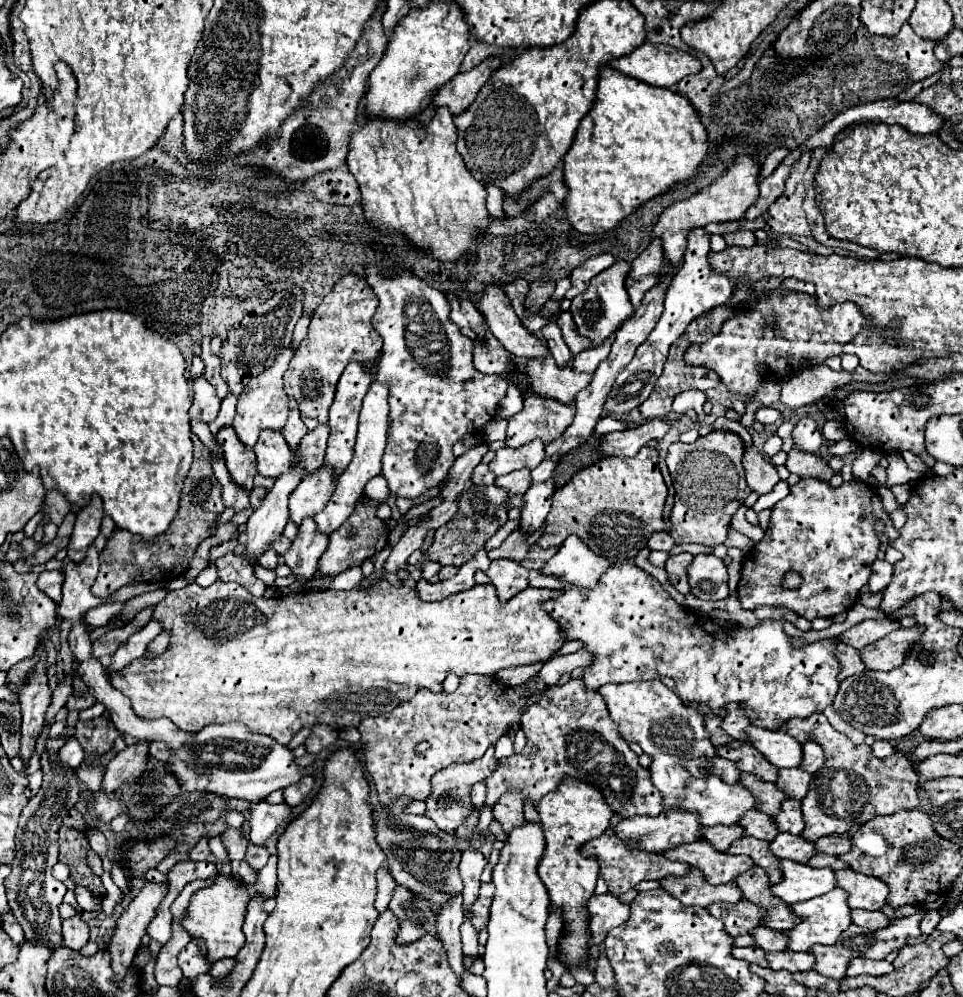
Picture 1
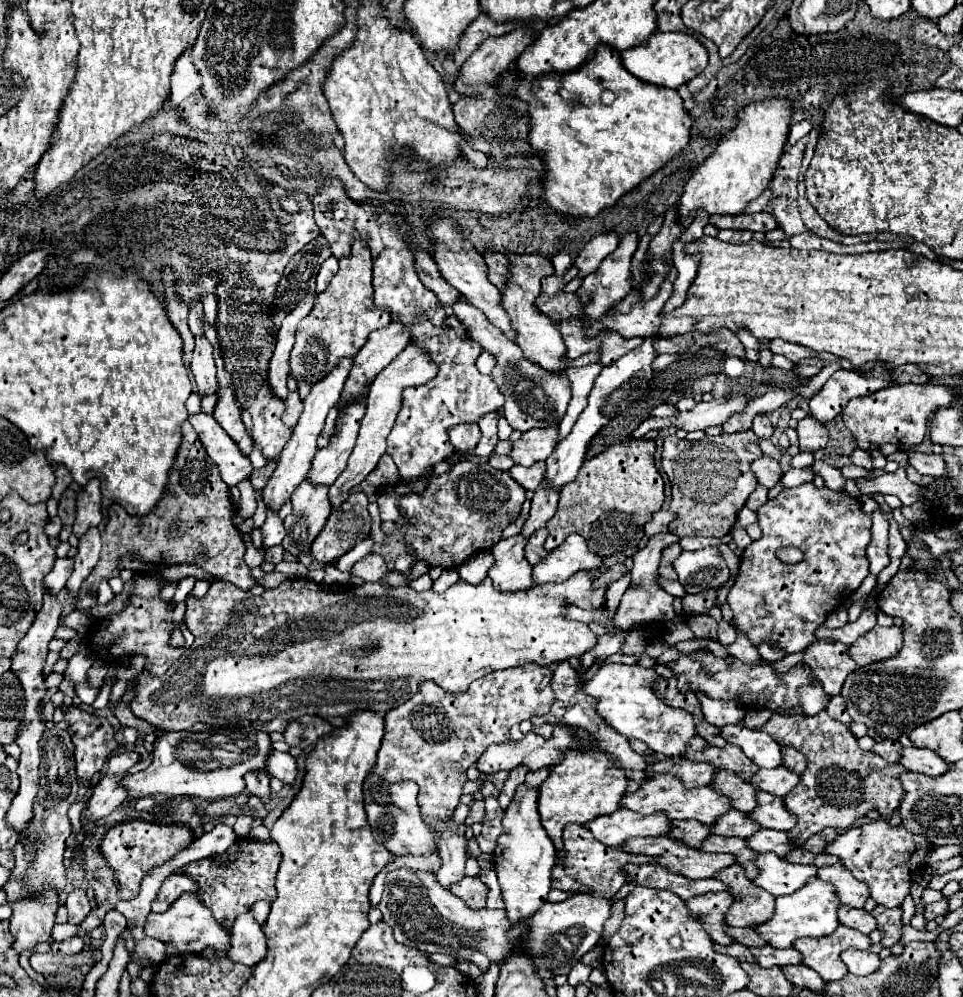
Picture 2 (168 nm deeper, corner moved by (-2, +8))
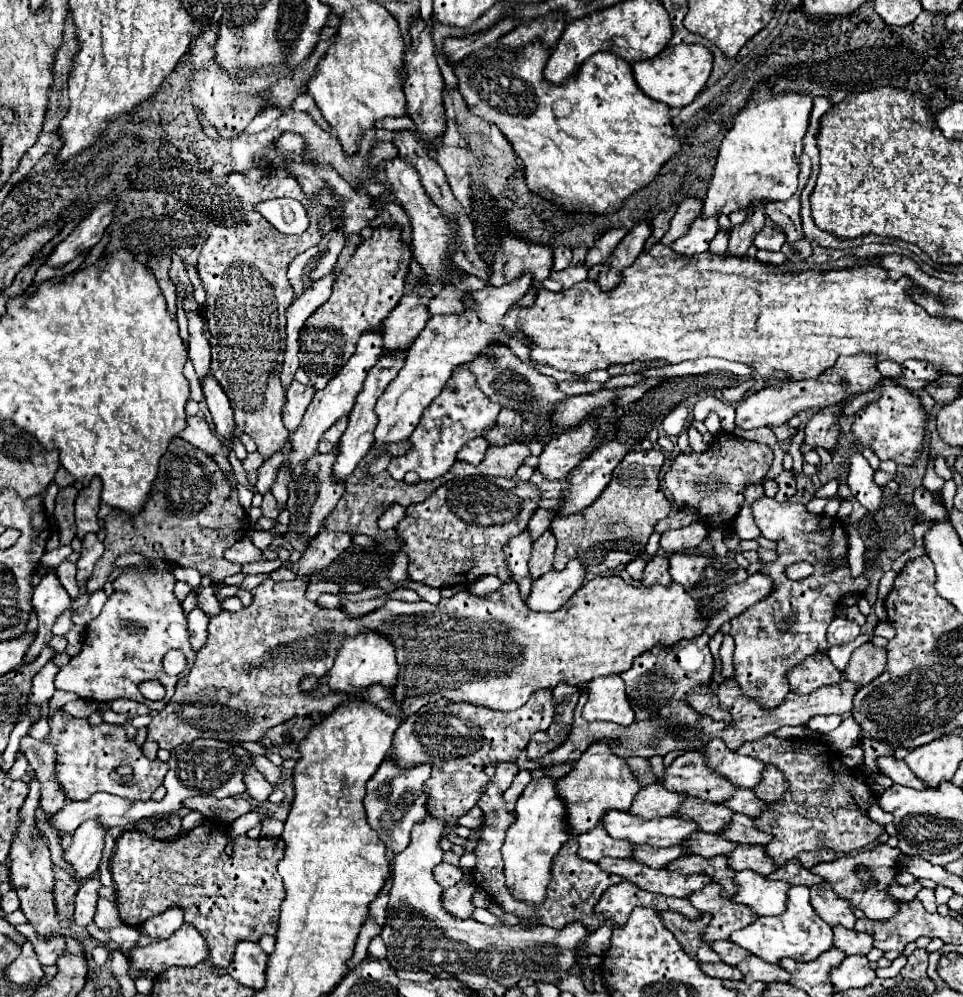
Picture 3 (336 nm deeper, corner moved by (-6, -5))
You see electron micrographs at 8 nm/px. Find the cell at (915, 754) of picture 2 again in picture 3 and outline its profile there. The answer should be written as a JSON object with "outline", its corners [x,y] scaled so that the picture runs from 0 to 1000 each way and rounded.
{"outline":[[[915,758],[915,760],[911,760],[911,766],[913,766],[913,772],[917,776],[921,776],[929,786],[938,786],[938,788],[944,788],[944,790],[950,790],[950,792],[963,790],[963,786],[952,782],[952,778],[942,770],[940,762],[931,762],[927,758],[923,758],[923,760]]]}

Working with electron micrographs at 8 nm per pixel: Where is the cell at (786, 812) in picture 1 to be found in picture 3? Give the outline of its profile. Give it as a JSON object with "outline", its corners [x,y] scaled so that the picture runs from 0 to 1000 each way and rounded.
{"outline":[[[763,816],[759,822],[759,828],[749,837],[759,845],[765,847],[799,847],[801,839],[796,839],[796,835],[788,835],[788,830],[784,830],[784,820],[780,818],[772,818],[772,816]]]}

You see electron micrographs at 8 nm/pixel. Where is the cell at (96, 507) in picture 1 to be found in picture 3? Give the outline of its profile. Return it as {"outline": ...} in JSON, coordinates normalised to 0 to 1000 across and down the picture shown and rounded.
{"outline":[[[97,479],[90,489],[86,489],[78,502],[78,520],[80,520],[80,540],[86,542],[92,534],[103,534],[101,514],[105,506],[105,481]]]}

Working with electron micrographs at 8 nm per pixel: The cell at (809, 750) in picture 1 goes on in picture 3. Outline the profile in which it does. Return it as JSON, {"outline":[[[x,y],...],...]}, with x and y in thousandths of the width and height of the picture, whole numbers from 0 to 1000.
{"outline":[[[796,768],[792,774],[792,782],[790,786],[784,790],[784,796],[790,802],[809,802],[809,798],[813,798],[813,794],[817,794],[817,780],[813,778],[813,774],[809,774],[809,770]]]}

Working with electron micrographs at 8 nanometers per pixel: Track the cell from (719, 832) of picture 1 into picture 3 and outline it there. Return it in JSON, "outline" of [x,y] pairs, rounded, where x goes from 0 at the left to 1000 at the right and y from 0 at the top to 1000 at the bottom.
{"outline":[[[703,847],[697,851],[657,851],[657,861],[676,869],[676,871],[691,871],[693,867],[697,867],[699,863],[703,863],[705,859],[713,859],[713,849],[711,847]]]}

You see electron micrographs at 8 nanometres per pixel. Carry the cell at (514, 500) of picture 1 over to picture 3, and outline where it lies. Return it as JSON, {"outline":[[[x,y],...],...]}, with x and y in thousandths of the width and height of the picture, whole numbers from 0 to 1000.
{"outline":[[[556,473],[553,477],[551,477],[551,483],[560,489],[560,495],[562,495],[562,499],[580,499],[583,497],[583,493],[589,489],[589,483],[587,481],[568,481],[568,479],[564,479],[560,473]]]}

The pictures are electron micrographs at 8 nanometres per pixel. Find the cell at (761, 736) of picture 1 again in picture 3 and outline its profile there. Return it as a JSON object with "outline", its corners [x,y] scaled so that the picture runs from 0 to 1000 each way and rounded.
{"outline":[[[740,740],[732,752],[734,766],[747,774],[751,780],[767,790],[784,790],[792,776],[792,762],[782,762],[782,758],[769,758],[757,752],[751,742]]]}

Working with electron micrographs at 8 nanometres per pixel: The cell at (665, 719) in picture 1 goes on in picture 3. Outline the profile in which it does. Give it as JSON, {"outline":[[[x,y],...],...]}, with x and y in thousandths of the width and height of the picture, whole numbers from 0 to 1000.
{"outline":[[[622,678],[610,684],[610,690],[612,702],[605,710],[607,722],[626,722],[645,728],[653,728],[659,722],[645,678]]]}

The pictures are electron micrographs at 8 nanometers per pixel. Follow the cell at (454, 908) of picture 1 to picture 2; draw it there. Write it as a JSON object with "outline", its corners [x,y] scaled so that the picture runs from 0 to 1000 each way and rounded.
{"outline":[[[547,665],[543,669],[504,677],[502,681],[495,681],[493,685],[489,685],[487,693],[483,695],[466,695],[466,693],[460,693],[456,687],[441,683],[437,687],[437,693],[429,701],[410,709],[406,715],[400,717],[400,737],[398,737],[398,745],[396,745],[387,775],[408,785],[431,783],[435,787],[435,809],[437,809],[439,823],[450,836],[458,840],[454,850],[456,850],[460,868],[452,878],[456,886],[460,886],[460,890],[466,890],[468,886],[472,886],[472,882],[477,882],[477,878],[483,878],[483,848],[485,848],[483,831],[485,829],[477,829],[470,825],[470,813],[477,807],[477,801],[481,797],[479,791],[485,783],[483,773],[491,765],[495,765],[495,761],[502,757],[502,753],[508,747],[526,743],[531,727],[570,715],[572,705],[576,703],[576,695],[572,691],[572,679],[574,679],[574,673],[570,669]]]}

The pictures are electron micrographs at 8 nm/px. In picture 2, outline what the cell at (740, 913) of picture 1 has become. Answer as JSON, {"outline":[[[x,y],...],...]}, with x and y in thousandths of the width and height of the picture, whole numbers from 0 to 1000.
{"outline":[[[753,894],[753,896],[724,898],[720,902],[713,902],[711,908],[715,916],[730,926],[730,932],[736,936],[740,946],[747,946],[747,948],[759,946],[759,942],[755,942],[753,938],[753,926],[751,926],[751,918],[759,908],[759,896]]]}

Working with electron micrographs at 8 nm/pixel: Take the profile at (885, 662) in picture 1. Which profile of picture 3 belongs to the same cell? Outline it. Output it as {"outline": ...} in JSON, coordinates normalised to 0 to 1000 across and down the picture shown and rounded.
{"outline":[[[900,644],[886,654],[877,670],[877,680],[896,688],[909,682],[913,676],[917,676],[919,670],[921,670],[921,652]]]}

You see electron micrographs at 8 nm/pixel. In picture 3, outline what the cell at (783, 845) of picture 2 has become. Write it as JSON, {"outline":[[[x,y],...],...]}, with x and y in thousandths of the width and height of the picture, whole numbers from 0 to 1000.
{"outline":[[[767,847],[759,857],[757,857],[757,869],[767,873],[784,873],[792,879],[805,875],[805,867],[796,863],[796,855],[792,855],[792,849],[780,849],[780,847]]]}

